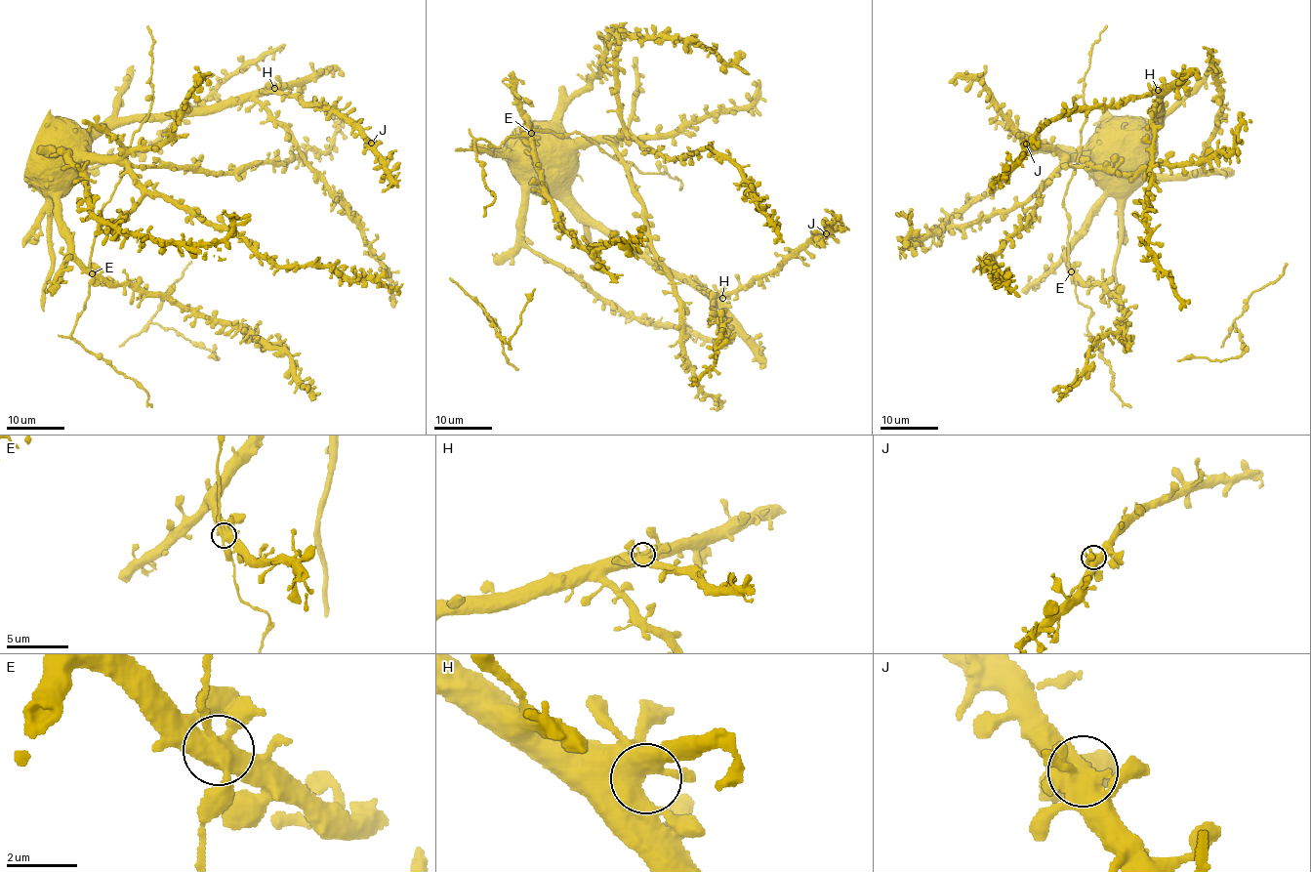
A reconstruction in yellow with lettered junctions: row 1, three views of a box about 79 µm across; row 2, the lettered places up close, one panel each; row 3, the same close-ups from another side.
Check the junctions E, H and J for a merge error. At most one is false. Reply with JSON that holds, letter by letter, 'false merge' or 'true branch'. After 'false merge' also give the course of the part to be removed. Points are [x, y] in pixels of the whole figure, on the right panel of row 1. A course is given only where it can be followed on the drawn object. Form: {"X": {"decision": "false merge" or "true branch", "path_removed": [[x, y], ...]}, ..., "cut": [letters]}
{"E": {"decision": "true branch"}, "H": {"decision": "true branch"}, "J": {"decision": "true branch"}, "cut": []}

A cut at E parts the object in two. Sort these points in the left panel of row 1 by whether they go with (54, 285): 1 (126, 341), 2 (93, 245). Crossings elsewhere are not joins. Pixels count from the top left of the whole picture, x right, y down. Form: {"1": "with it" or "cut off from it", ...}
{"1": "with it", "2": "cut off from it"}

